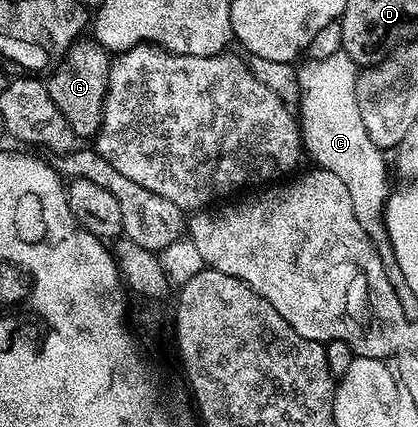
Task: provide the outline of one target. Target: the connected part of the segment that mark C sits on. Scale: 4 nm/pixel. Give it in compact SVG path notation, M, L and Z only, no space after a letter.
M343 51L329 56L327 59L305 59L296 66L297 70L297 101L299 109L299 124L301 127L301 144L304 152L313 160L312 164L318 169L331 171L331 175L343 179L347 191L351 191L351 203L355 207L355 219L359 219L359 227L371 239L381 256L381 262L386 273L397 273L395 251L388 239L385 226L385 203L390 197L391 186L385 182L385 157L382 150L367 135L367 127L363 123L363 114L359 112L359 95L357 94L357 74L359 67Z

